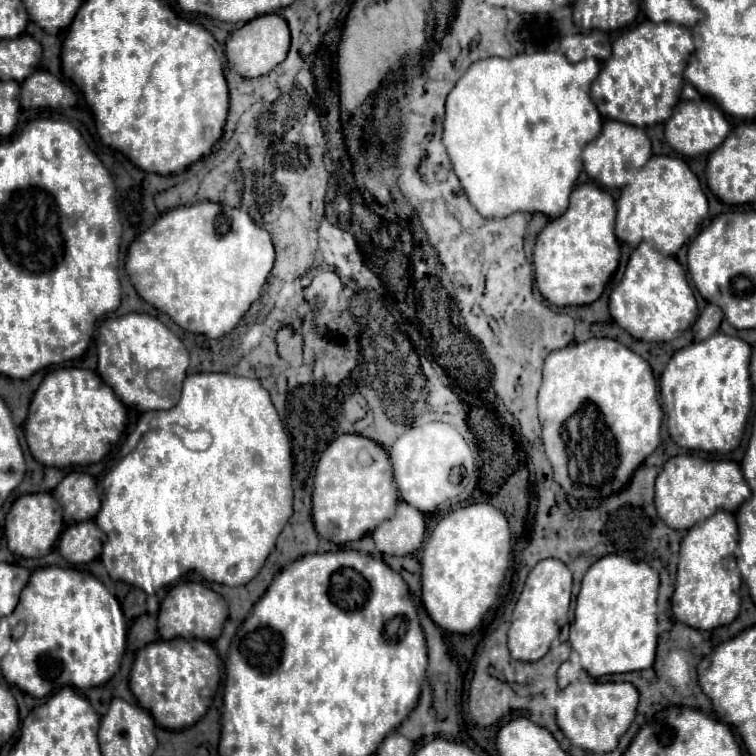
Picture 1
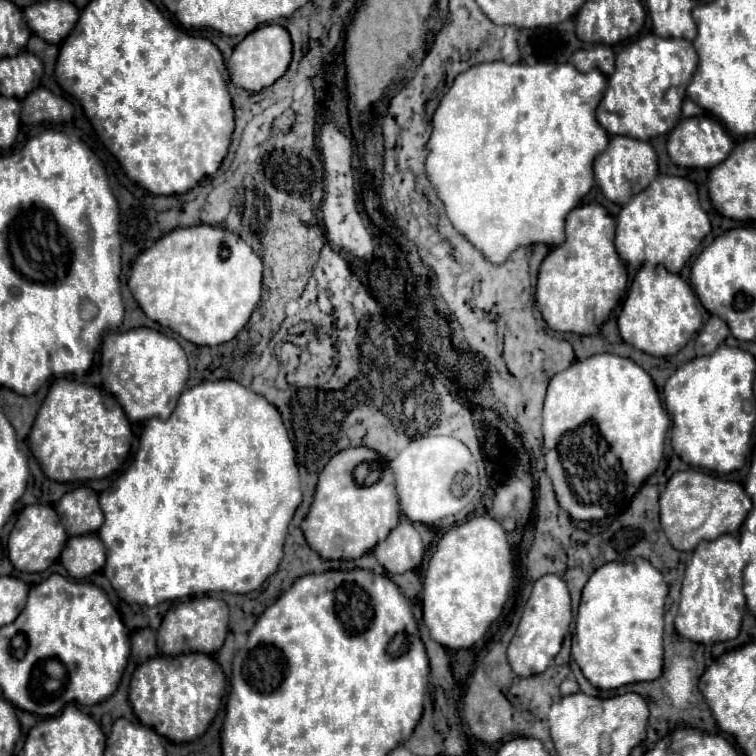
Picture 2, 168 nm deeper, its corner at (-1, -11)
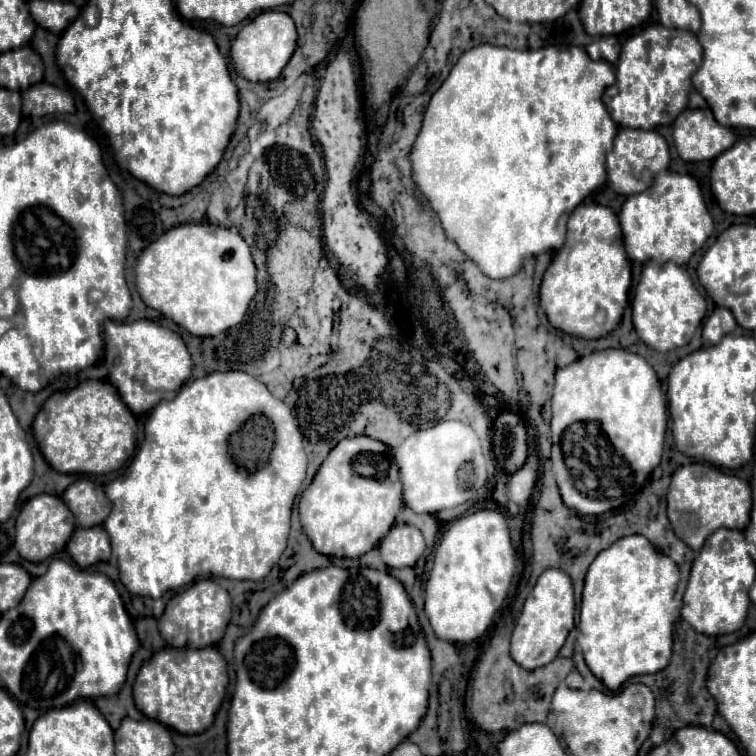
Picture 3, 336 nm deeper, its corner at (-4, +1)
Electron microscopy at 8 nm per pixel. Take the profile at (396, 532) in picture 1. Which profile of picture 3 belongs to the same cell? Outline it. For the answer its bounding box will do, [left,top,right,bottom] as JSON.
[378,524,424,568]

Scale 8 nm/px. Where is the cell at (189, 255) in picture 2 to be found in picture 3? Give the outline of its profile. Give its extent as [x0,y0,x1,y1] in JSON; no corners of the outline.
[136,222,256,336]

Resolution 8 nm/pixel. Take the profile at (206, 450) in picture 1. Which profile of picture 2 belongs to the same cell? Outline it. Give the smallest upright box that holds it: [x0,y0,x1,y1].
[99,380,301,606]

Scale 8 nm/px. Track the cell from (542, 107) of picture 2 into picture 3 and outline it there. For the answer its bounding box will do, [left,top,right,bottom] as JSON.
[410,36,620,278]

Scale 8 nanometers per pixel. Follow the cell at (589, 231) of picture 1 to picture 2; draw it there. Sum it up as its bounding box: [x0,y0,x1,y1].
[537,204,627,336]

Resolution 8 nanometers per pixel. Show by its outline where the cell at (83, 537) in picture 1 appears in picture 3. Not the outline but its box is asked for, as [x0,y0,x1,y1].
[66,526,110,568]

